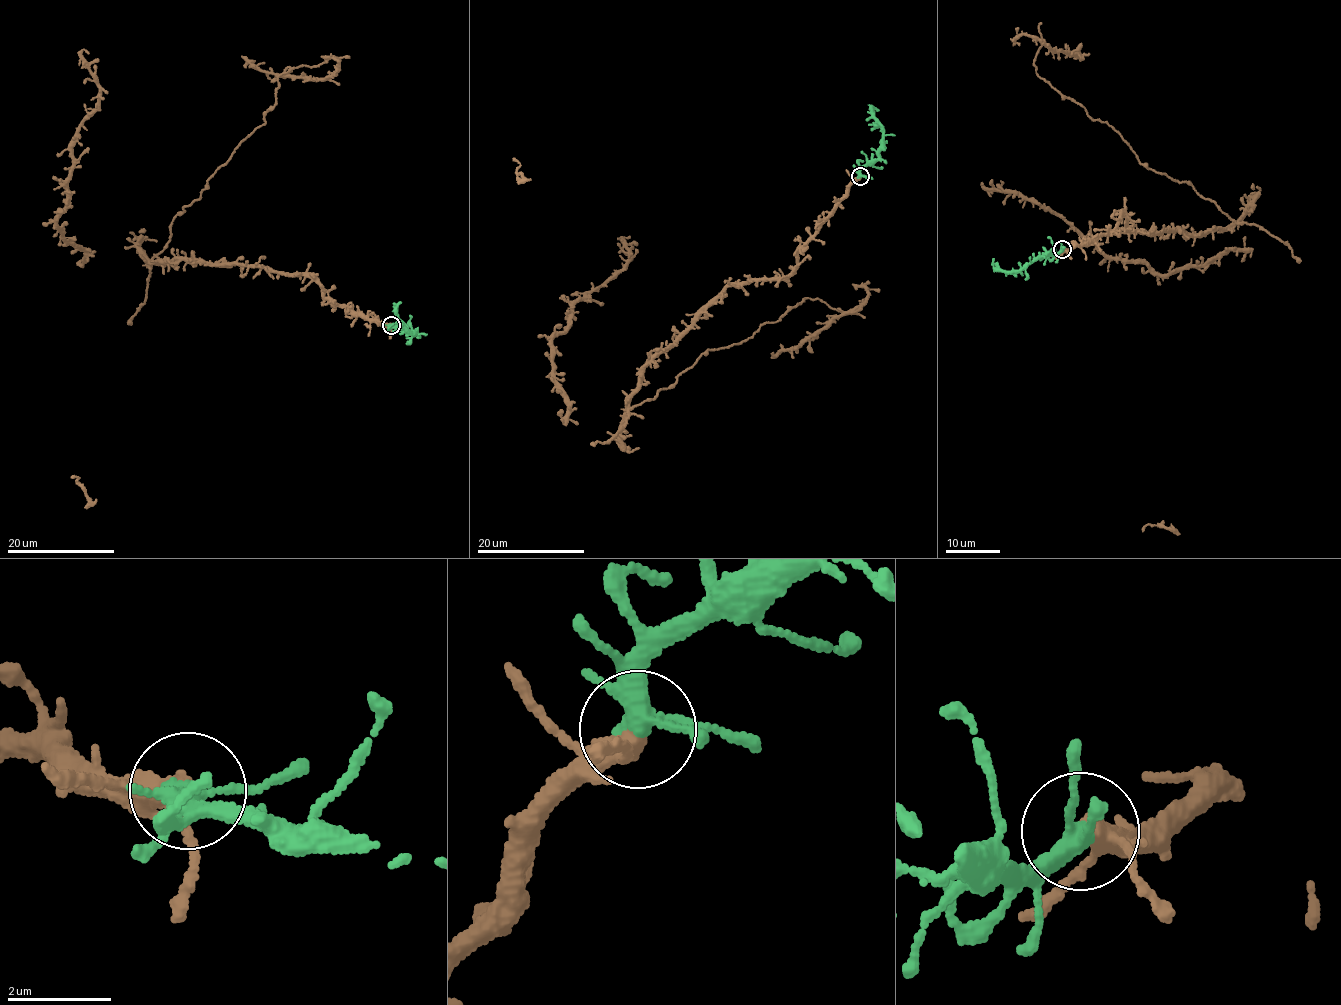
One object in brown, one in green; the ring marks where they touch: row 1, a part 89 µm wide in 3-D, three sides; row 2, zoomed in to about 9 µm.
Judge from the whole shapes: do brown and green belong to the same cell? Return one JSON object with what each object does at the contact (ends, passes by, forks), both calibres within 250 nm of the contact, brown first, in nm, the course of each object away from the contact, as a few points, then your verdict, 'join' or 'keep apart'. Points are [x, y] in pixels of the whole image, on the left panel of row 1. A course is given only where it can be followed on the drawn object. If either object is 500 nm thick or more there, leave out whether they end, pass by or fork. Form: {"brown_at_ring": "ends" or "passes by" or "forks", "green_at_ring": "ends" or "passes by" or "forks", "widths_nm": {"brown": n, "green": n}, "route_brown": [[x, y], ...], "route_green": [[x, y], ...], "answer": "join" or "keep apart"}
{"brown_at_ring": "passes by", "green_at_ring": "forks", "widths_nm": {"brown": 340, "green": 280}, "route_brown": [[390, 324], [302, 274], [149, 260], [264, 123], [279, 75], [325, 63], [328, 73], [280, 77], [241, 56]], "route_green": [[390, 324], [414, 334], [399, 318], [396, 309], [401, 303]], "answer": "join"}

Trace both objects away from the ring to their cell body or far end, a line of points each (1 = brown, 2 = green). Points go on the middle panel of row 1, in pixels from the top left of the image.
1: (859, 176), (788, 274), (723, 288), (651, 356), (629, 405), (806, 298), (854, 309), (771, 357)
2: (859, 176), (862, 168), (877, 160), (883, 132), (872, 107), (879, 110)

